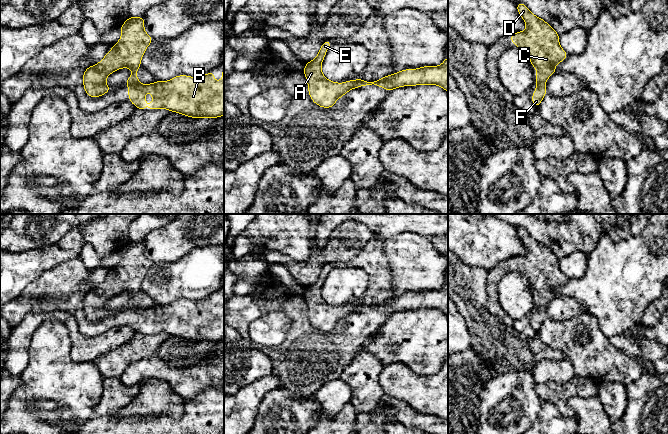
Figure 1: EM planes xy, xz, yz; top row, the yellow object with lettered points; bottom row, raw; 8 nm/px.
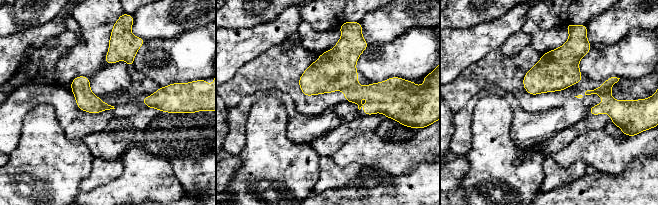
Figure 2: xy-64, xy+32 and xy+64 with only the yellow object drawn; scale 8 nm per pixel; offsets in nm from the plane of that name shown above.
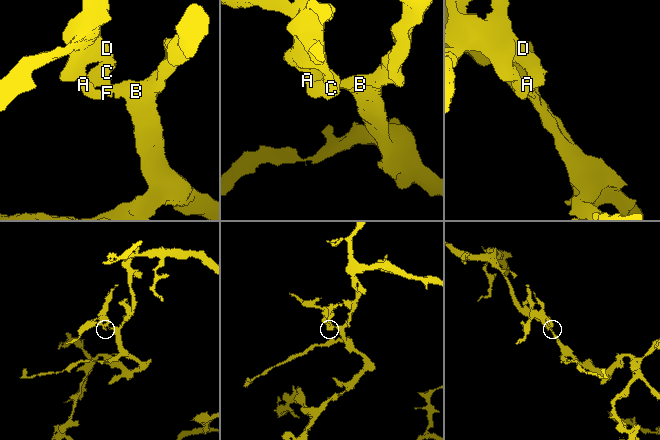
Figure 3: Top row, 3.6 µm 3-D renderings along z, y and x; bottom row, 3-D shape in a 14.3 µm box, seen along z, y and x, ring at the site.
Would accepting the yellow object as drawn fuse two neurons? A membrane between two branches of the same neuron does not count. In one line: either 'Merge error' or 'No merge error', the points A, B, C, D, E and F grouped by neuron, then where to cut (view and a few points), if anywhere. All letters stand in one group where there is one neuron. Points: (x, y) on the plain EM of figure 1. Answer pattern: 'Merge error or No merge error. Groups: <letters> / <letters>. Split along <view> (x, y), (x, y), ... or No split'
No merge error. Groups: A B C D E F. No split

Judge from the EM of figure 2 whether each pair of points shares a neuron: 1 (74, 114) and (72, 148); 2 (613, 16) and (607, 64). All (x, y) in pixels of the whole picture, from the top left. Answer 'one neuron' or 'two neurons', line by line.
1: two neurons
2: two neurons

